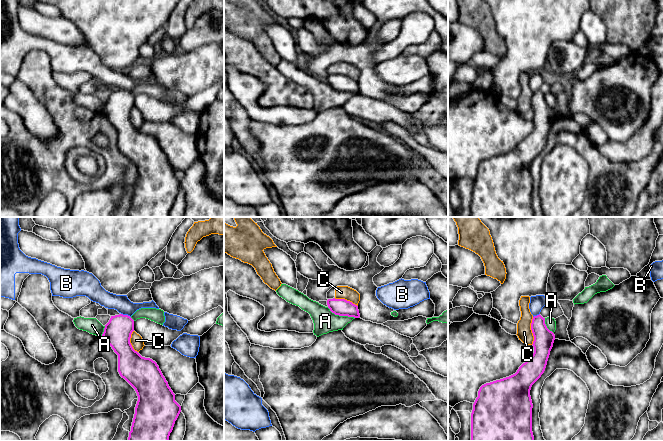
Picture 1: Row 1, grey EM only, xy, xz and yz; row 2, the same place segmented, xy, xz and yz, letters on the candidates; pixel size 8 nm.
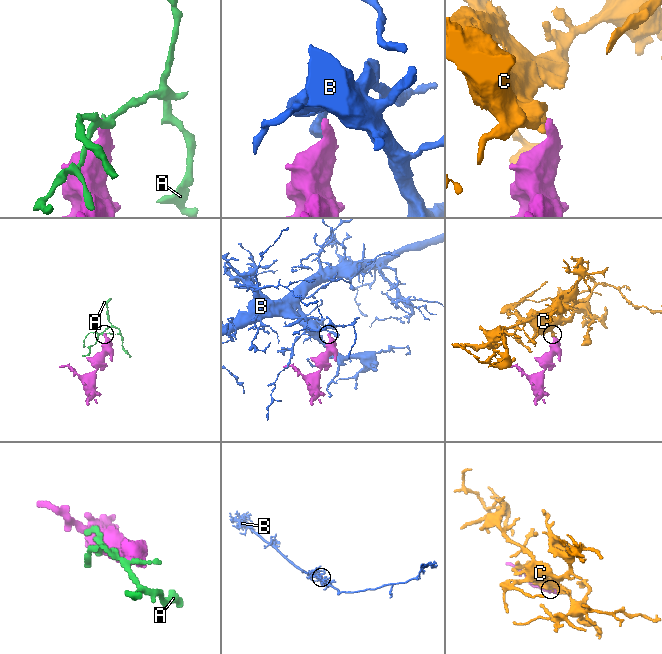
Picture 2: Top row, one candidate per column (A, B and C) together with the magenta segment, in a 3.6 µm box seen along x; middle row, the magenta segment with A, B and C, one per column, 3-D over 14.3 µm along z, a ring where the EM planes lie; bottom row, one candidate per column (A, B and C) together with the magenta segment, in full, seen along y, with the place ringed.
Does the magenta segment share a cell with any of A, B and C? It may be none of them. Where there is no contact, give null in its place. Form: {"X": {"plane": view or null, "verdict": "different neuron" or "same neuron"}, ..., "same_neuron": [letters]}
{"A": {"plane": "xz", "verdict": "different neuron"}, "B": {"plane": "xy", "verdict": "different neuron"}, "C": {"plane": "yz", "verdict": "different neuron"}, "same_neuron": []}

